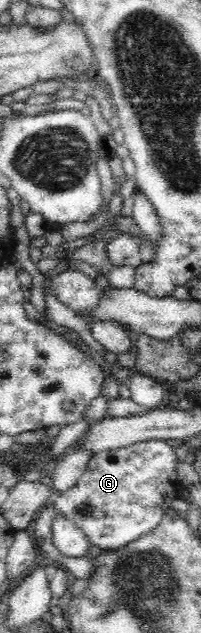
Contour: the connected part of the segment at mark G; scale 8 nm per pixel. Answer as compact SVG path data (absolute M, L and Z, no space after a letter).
M146 440L132 445L107 449L91 455L84 475L77 484L55 499L52 506L85 534L96 550L116 550L148 533L162 521L163 513L171 508L182 487L176 475L176 456L166 440Z

